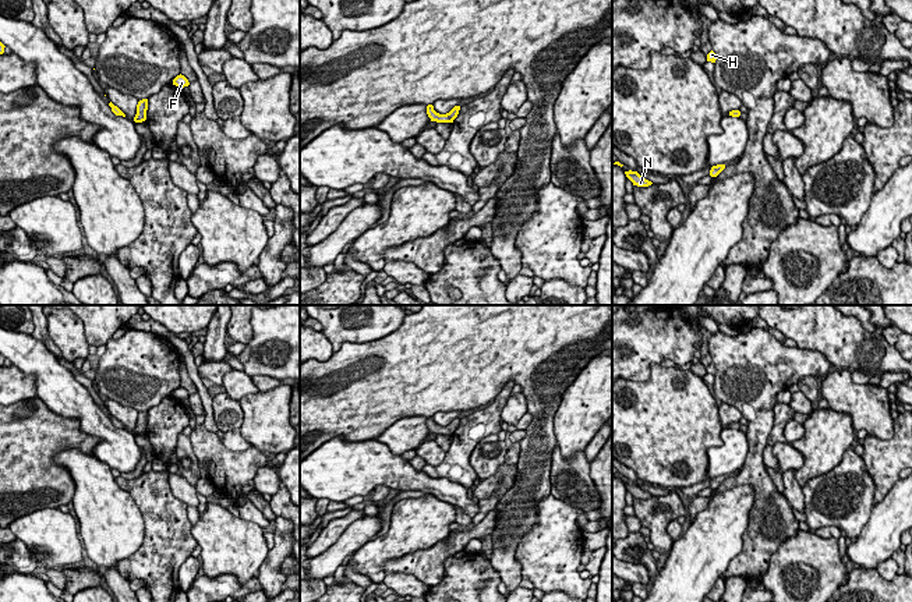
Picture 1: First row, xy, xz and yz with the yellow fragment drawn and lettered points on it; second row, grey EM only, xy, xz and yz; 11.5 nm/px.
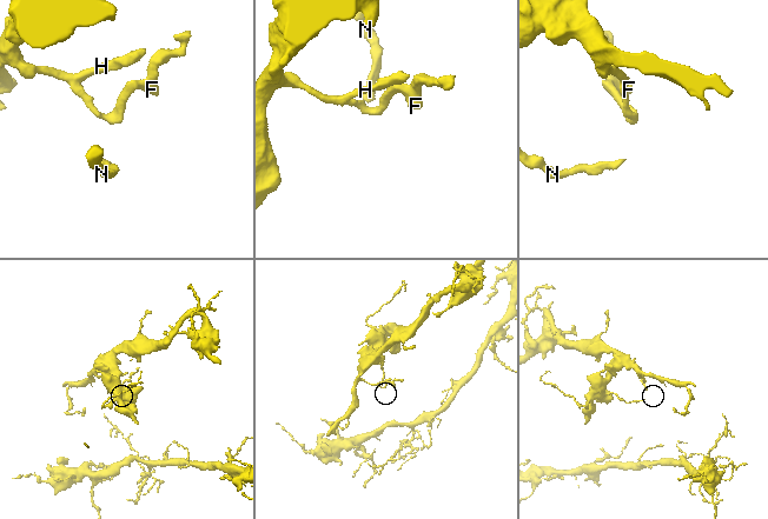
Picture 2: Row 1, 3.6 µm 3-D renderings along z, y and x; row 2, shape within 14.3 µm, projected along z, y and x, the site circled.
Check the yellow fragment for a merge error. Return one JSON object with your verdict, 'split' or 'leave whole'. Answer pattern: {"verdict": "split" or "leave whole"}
{"verdict": "split"}

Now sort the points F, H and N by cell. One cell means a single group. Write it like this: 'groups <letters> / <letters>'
groups F N / H

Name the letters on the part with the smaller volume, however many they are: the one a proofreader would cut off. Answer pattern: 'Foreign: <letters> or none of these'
Foreign: F, N

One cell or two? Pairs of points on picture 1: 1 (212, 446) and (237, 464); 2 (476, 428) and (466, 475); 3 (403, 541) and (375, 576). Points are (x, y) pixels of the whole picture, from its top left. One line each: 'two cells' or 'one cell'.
1: one cell
2: one cell
3: one cell

